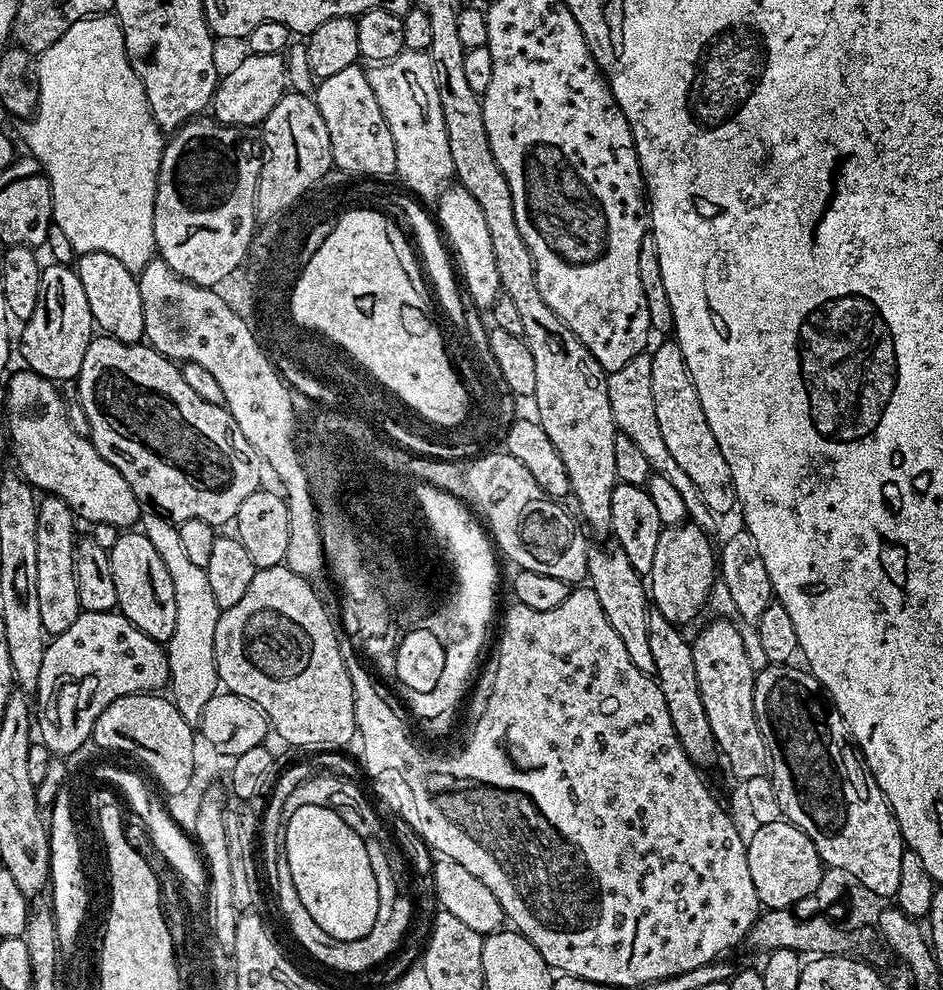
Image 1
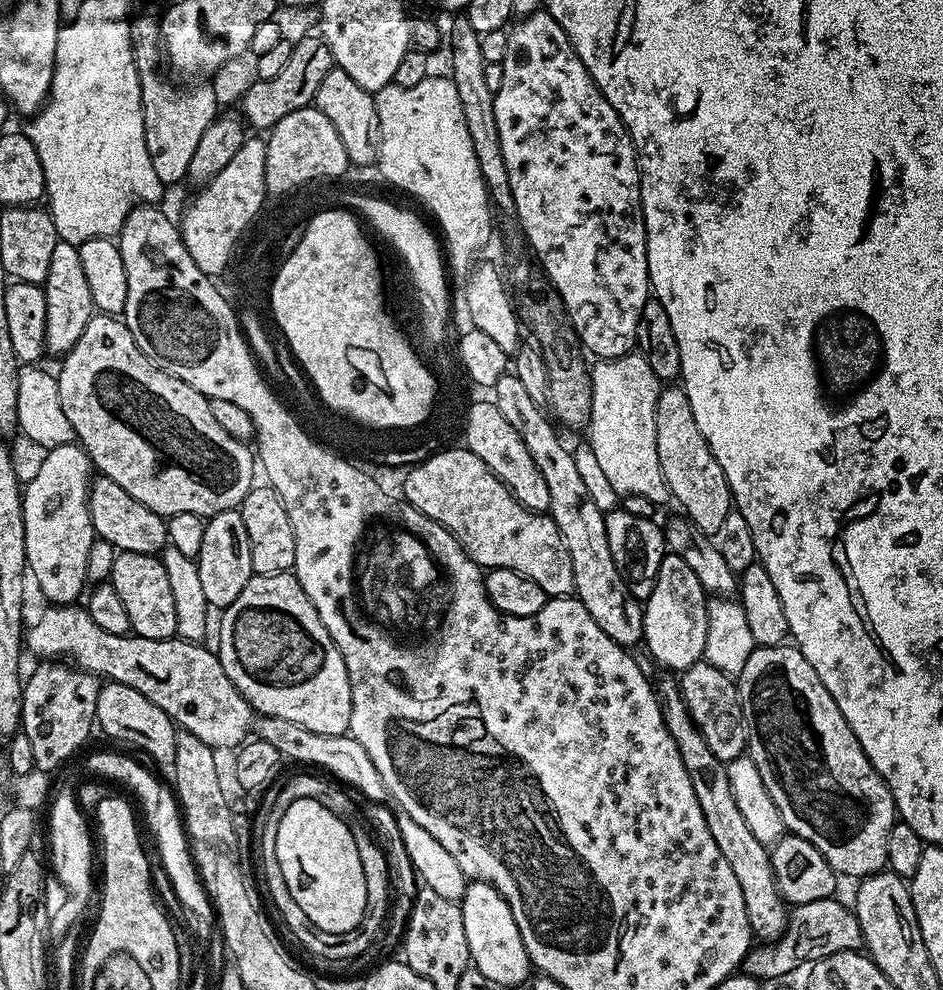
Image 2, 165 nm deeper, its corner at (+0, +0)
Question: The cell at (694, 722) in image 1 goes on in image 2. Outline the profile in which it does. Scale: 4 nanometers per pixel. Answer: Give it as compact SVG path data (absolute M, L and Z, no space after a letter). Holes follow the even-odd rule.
M675 679L662 681L658 684L658 695L666 730L670 730L670 738L674 738L678 754L682 754L686 774L690 774L690 786L694 786L698 806L702 806L702 818L706 818L706 826L710 826L710 834L714 842L718 842L722 858L730 862L730 870L734 870L734 878L738 878L738 886L742 886L742 899L746 902L746 918L750 918L752 935L760 942L775 942L788 928L790 908L776 881L769 845L758 842L750 826L746 826L746 818L742 818L742 810L738 810L738 802L734 802L728 769L712 753L710 746L706 746L706 740L682 698L679 683Z

